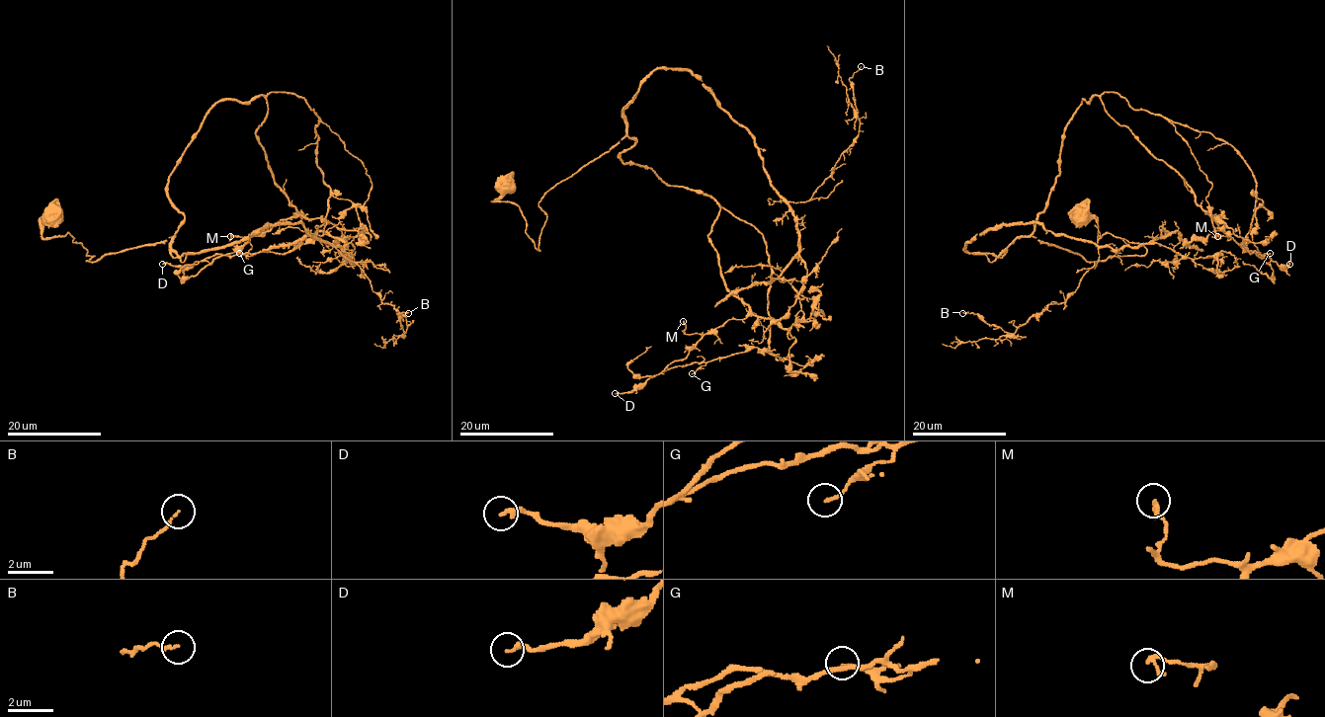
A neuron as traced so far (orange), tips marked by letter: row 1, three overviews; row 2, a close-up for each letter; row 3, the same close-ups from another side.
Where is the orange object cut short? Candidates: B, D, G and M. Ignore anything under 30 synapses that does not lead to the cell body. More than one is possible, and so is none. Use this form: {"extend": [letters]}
{"extend": []}

